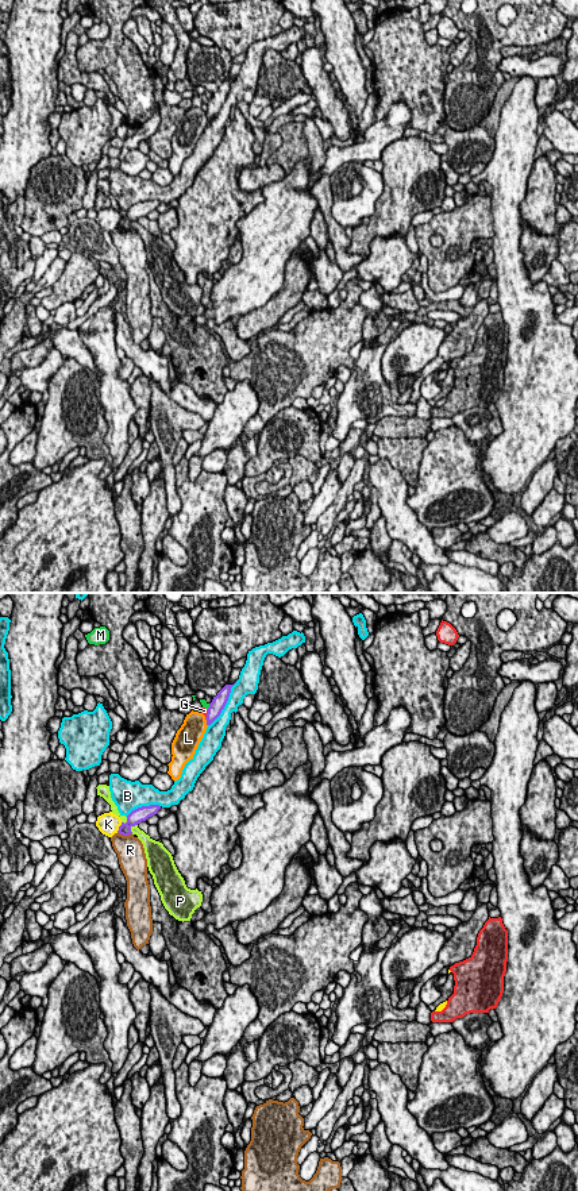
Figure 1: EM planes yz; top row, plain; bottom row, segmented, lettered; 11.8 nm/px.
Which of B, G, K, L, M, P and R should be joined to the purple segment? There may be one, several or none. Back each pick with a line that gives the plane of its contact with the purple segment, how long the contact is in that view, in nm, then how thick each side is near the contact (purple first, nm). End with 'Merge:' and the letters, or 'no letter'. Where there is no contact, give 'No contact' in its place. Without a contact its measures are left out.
Merge: no letter

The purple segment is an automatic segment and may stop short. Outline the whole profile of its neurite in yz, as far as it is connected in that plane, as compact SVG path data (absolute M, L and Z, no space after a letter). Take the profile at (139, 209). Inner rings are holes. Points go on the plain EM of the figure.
M150 200L150 201L142 201L138 203L135 205L132 205L128 211L127 211L127 217L122 217L122 220L119 221L119 228L123 231L128 231L131 230L131 223L138 220L142 216L146 216L149 212L154 211L158 208L158 205L161 204L159 200Z

